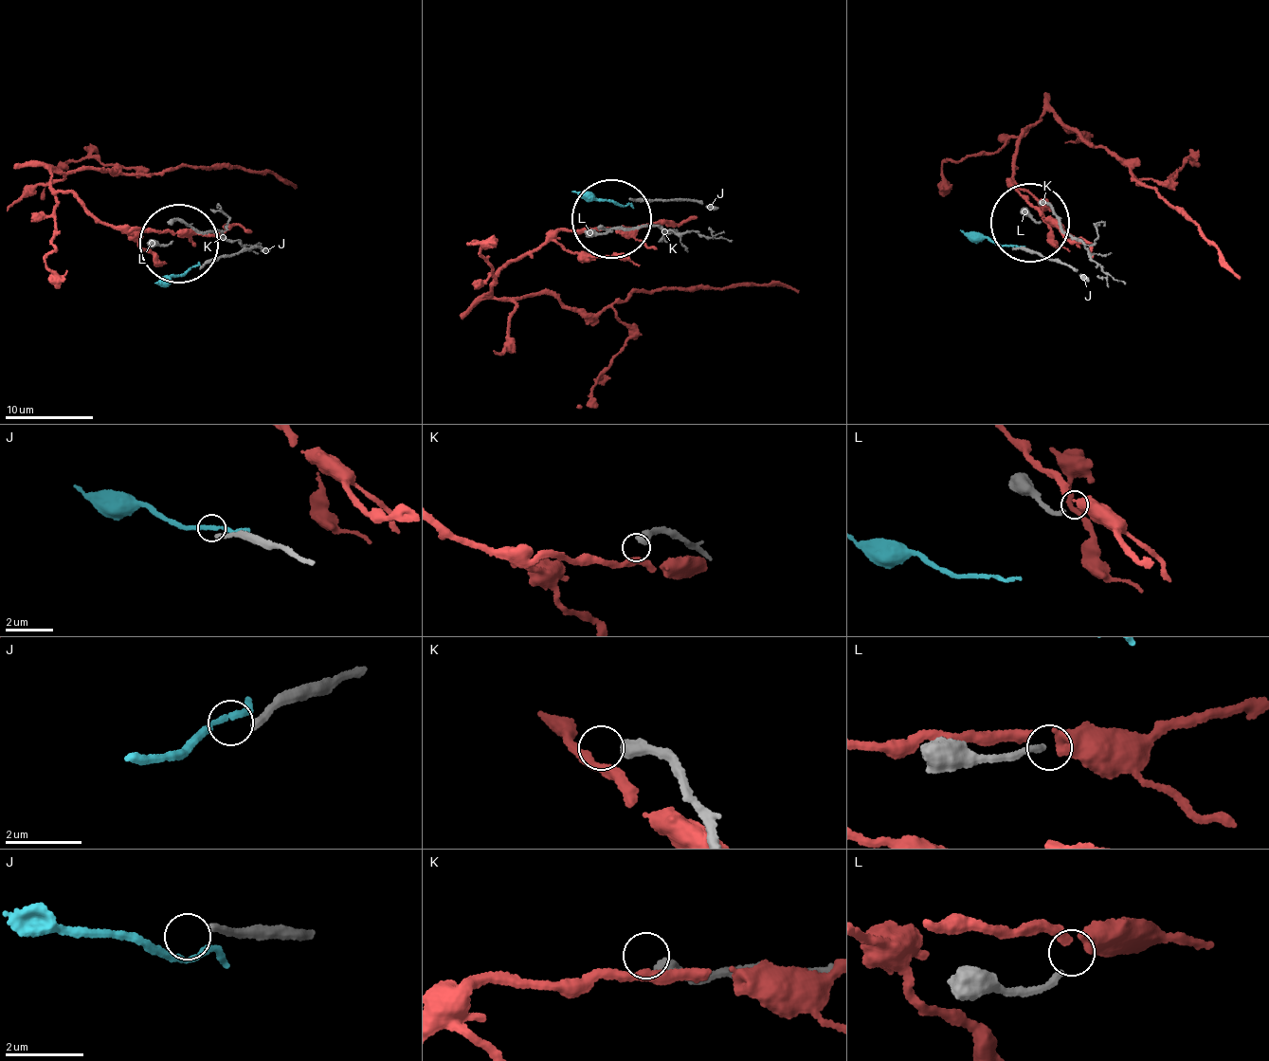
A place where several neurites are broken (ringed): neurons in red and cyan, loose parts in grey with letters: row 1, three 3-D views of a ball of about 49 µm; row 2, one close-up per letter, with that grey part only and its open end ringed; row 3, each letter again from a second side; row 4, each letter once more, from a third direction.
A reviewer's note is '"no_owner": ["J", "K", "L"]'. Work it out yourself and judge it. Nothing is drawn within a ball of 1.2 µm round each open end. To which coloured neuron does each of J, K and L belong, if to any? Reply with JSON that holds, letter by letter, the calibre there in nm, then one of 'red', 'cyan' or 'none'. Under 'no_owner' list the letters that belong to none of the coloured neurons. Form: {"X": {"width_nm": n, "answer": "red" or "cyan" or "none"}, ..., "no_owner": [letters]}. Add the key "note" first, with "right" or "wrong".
{"note": "right", "J": {"width_nm": 150, "answer": "none"}, "K": {"width_nm": 320, "answer": "none"}, "L": {"width_nm": 130, "answer": "none"}, "no_owner": ["J", "K", "L"]}

